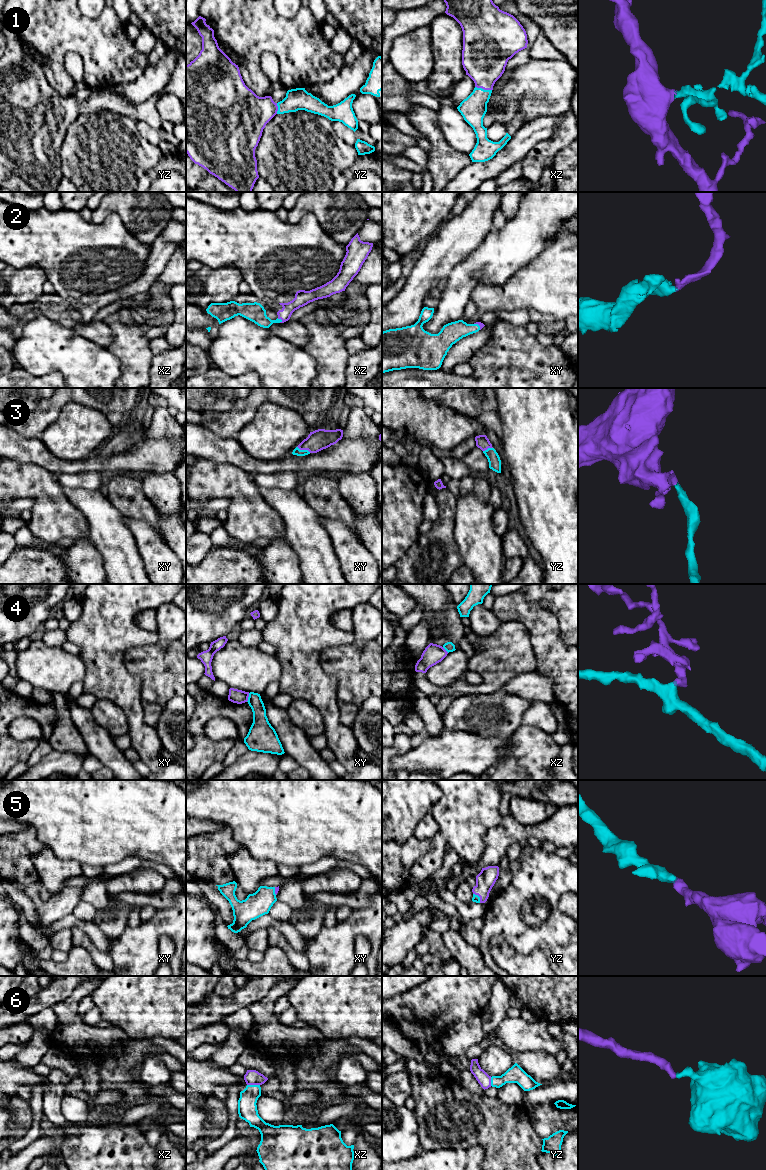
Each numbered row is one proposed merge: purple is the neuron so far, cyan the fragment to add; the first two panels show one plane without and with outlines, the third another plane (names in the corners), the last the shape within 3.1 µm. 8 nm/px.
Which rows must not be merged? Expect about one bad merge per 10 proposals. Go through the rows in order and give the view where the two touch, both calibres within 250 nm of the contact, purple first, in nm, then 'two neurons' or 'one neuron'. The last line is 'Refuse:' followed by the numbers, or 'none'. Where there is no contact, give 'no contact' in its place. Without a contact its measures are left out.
1: meets purple in xz; 360 nm thick on the purple side, 200 nm on the other; one neuron
2: meets purple in xz; 120 nm thick on the purple side, 160 nm on the other; one neuron
3: meets purple in xy; 170 nm thick on the purple side, 60 nm on the other; one neuron
4: meets purple in xy; 110 nm thick on the purple side, 130 nm on the other; two neurons
5: meets purple in yz; 160 nm thick on the purple side, 60 nm on the other; one neuron
6: meets purple in xz; 130 nm thick on the purple side, 160 nm on the other; one neuron
Refuse: 4

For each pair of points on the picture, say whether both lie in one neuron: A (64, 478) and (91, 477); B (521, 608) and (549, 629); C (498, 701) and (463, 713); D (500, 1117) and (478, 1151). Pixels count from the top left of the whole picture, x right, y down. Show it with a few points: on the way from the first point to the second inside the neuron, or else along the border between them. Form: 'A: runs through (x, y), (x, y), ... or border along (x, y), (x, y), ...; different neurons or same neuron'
A: runs through (71, 479), (84, 479); same neuron
B: runs through (528, 614), (542, 624); same neuron
C: runs through (489, 710), (486, 713), (472, 713); same neuron
D: border along (458, 1147), (480, 1145), (483, 1148), (484, 1159); different neurons

